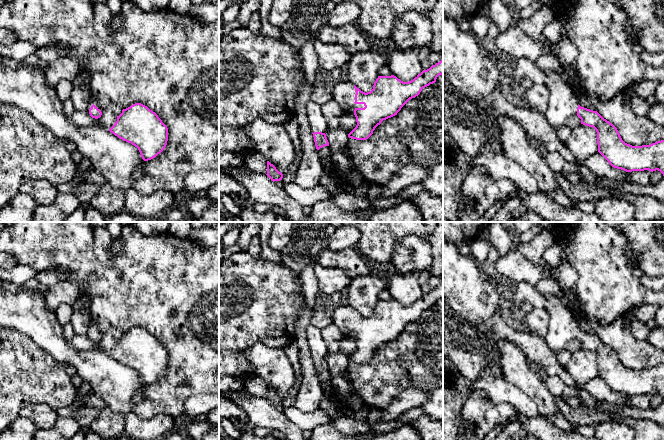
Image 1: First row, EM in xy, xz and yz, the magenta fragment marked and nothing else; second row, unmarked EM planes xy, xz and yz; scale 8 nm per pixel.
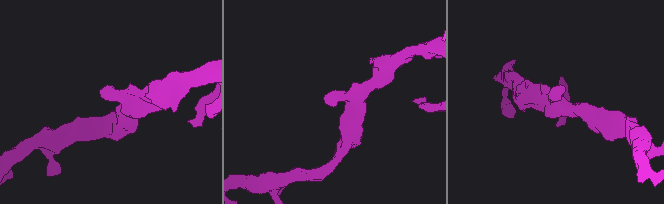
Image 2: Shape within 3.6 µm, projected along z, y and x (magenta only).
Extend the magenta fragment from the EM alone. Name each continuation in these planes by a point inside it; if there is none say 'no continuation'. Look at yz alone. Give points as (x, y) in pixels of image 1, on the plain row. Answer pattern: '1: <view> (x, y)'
1: yz (562, 328)

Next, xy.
1: xy (93, 324)

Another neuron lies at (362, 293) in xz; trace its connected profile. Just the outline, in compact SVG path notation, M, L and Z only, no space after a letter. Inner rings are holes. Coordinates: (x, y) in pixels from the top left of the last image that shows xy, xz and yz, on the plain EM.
M374 271L367 276L357 276L351 280L344 295L344 302L361 315L370 316L379 300L379 293L387 289L387 286L388 280Z

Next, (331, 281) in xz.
M320 264L313 266L318 279L319 292L331 296L333 294L345 294L351 278L342 268L326 268Z

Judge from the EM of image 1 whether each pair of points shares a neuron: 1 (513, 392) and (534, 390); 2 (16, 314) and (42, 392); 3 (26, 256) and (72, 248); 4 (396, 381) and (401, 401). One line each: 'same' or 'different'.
1: different
2: different
3: same
4: different

